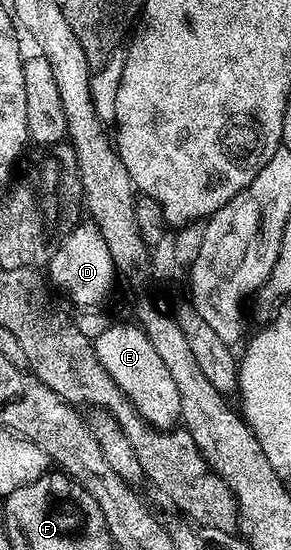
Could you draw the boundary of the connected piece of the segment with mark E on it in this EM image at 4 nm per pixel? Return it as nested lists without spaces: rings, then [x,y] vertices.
[[[111,322],[108,330],[100,334],[100,338],[93,340],[96,358],[100,358],[100,366],[108,370],[112,382],[120,386],[120,390],[132,402],[132,406],[153,426],[169,430],[182,419],[180,410],[180,393],[176,390],[176,382],[168,366],[156,354],[148,334],[139,328],[137,323],[118,324]]]

